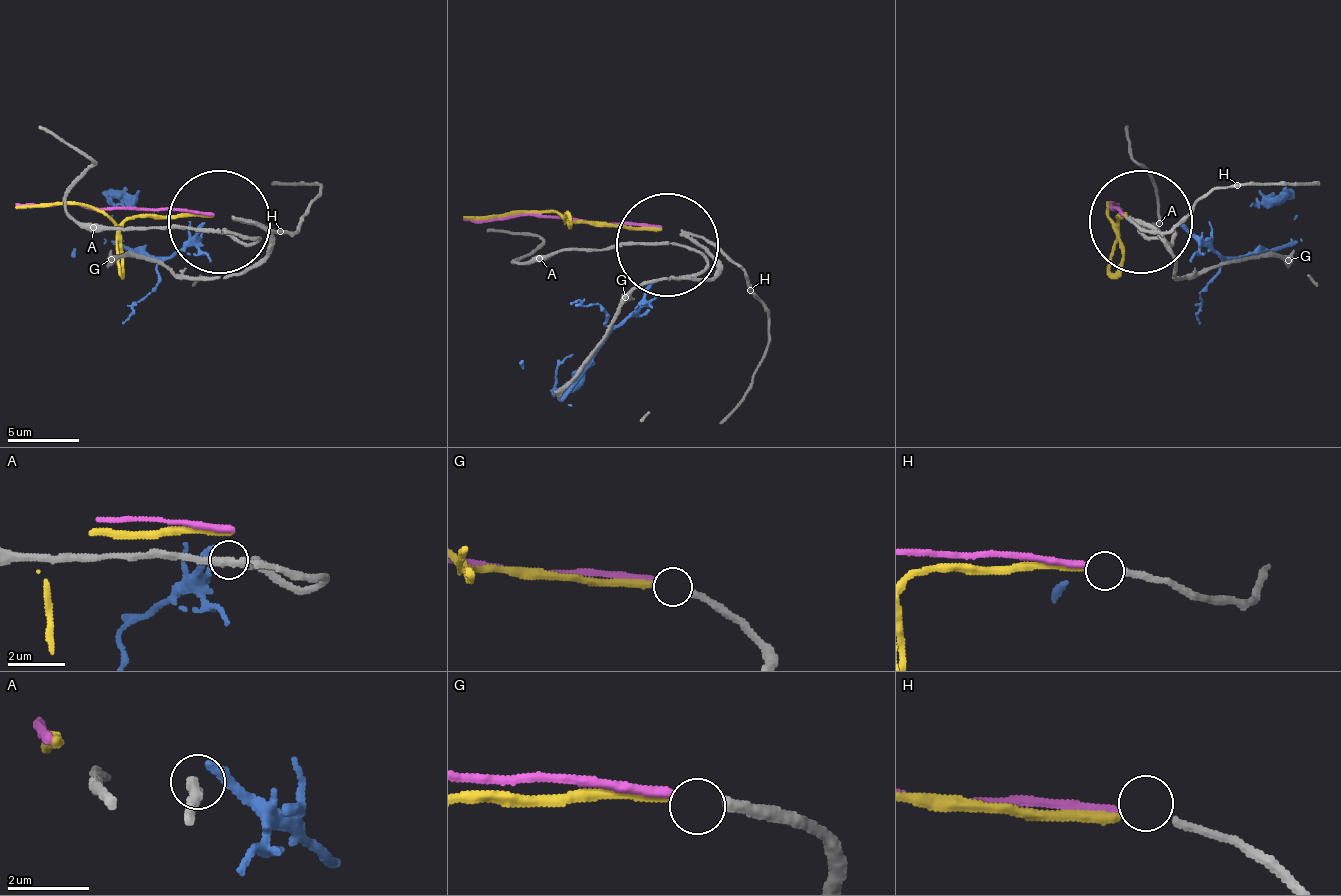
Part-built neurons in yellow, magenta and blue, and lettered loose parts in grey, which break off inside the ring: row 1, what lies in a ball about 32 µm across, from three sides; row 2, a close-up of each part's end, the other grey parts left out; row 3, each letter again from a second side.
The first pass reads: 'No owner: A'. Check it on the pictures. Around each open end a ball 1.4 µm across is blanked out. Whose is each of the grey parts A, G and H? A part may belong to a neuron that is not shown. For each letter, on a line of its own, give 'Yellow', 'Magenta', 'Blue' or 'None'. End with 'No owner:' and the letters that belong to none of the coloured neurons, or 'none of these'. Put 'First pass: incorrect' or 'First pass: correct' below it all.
A: None
G: Yellow
H: Magenta
No owner: A
First pass: correct

